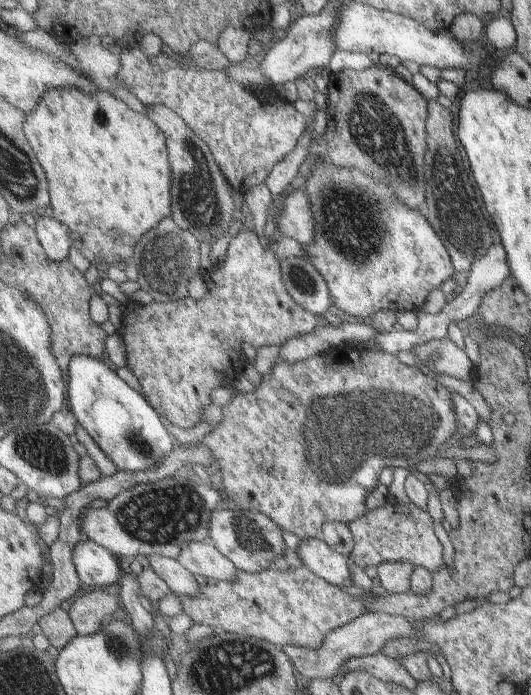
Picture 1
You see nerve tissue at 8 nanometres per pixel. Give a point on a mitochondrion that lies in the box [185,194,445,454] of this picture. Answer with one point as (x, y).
(300, 282)

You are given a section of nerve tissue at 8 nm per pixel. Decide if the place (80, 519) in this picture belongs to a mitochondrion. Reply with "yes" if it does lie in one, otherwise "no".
no

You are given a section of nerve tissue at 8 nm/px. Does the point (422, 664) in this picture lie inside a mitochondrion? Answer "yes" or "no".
no

